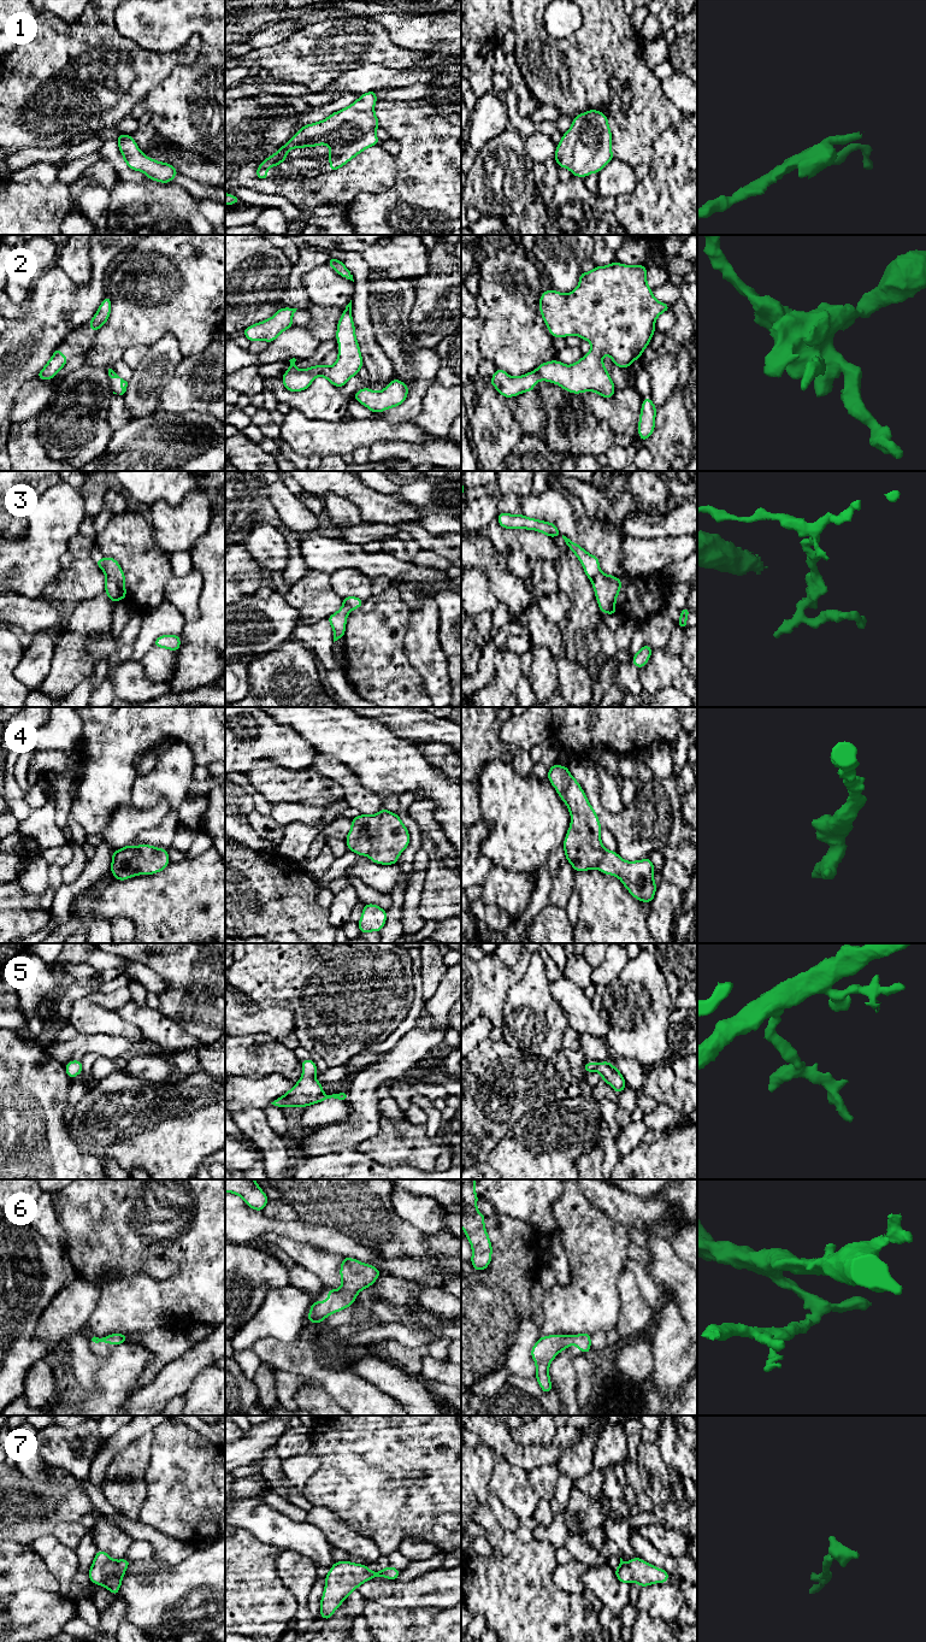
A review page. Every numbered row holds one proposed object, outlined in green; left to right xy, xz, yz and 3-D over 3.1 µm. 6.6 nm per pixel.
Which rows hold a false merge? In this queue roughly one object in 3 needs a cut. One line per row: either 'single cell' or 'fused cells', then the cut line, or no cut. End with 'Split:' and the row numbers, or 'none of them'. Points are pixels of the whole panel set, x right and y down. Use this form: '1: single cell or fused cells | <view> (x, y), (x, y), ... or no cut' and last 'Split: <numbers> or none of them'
1: single cell | no cut
2: fused cells | yz (536, 369), (544, 378)
3: single cell | no cut
4: single cell | no cut
5: single cell | no cut
6: single cell | no cut
7: single cell | no cut
Split: 2

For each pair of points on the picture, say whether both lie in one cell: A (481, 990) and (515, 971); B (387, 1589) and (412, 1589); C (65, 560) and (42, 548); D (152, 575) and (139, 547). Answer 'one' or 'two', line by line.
A: one
B: one
C: two
D: one

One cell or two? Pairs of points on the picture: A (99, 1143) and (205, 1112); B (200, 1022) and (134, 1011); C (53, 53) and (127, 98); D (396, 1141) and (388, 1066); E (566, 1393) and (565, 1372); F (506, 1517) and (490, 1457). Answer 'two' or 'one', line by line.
A: one
B: two
C: one
D: two
E: one
F: one

